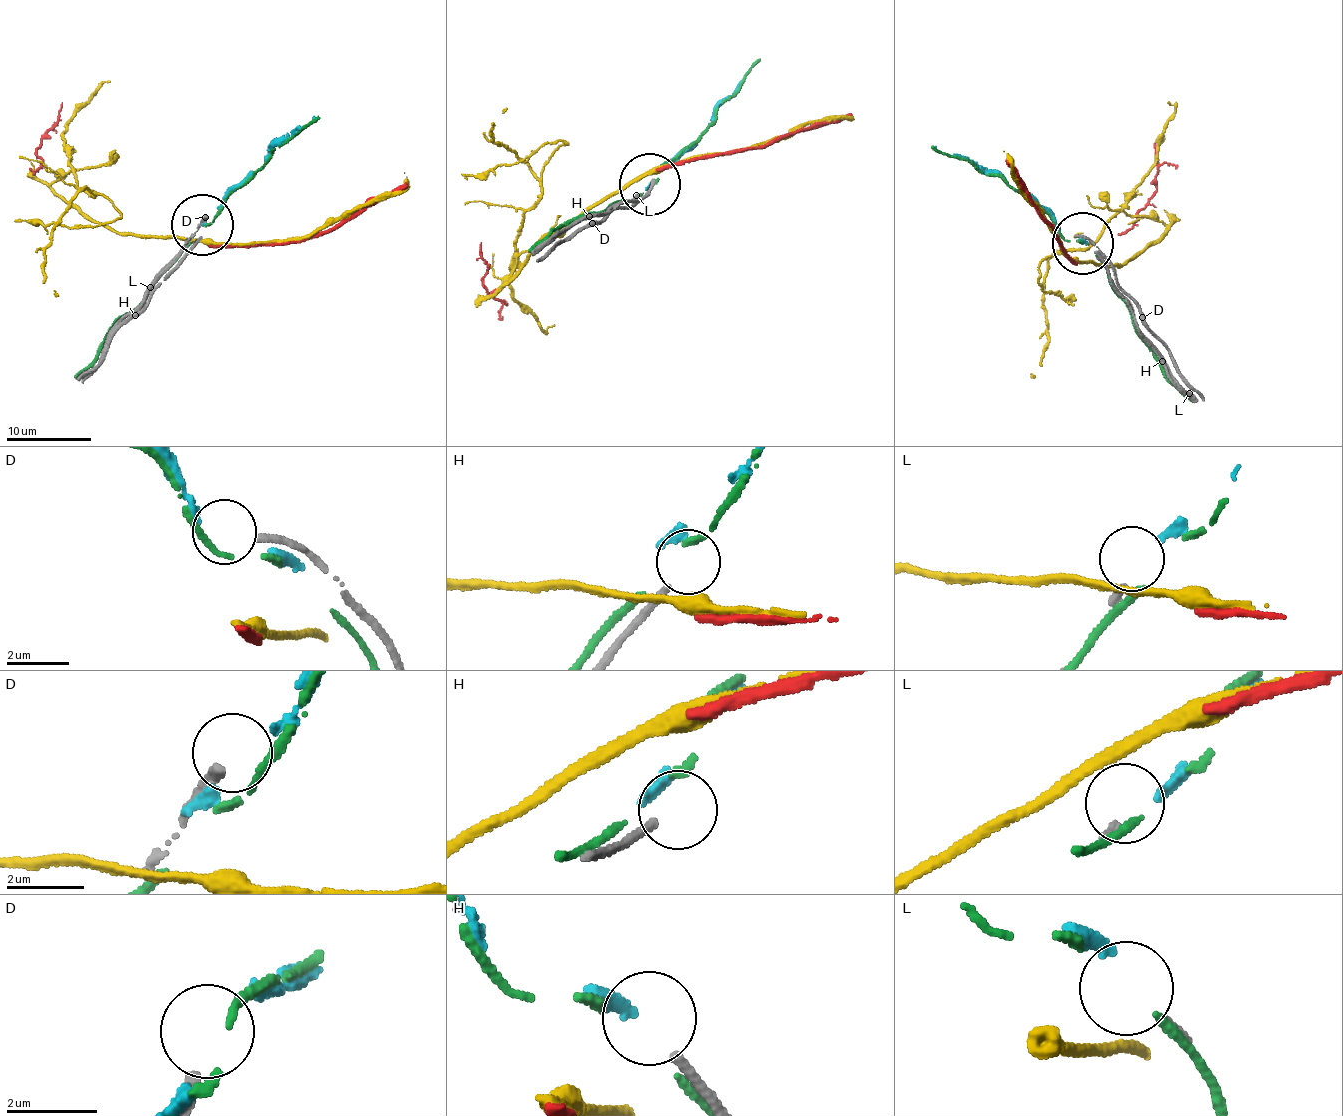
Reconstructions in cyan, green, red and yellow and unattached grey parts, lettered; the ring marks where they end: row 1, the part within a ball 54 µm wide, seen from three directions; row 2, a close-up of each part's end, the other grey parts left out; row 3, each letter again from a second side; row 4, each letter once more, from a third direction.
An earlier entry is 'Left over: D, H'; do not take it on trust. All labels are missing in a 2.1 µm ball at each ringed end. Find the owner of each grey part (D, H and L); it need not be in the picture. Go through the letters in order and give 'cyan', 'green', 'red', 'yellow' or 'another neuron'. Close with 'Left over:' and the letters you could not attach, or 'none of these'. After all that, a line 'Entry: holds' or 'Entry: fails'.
D: another neuron
H: another neuron
L: cyan
Left over: D, H
Entry: holds

